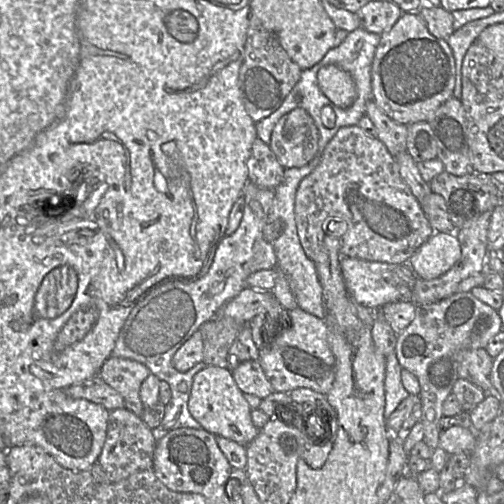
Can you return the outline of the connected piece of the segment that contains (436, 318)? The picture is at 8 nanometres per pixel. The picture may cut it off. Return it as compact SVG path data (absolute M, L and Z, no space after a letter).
M471 291L456 293L437 303L421 305L416 308L416 315L407 328L398 335L396 341L396 355L402 367L414 374L420 384L420 399L422 403L421 422L424 428L425 442L432 450L439 446L439 423L444 416L443 403L452 393L455 382L460 378L458 365L469 350L486 348L490 340L502 331L501 317L494 308L476 298Z

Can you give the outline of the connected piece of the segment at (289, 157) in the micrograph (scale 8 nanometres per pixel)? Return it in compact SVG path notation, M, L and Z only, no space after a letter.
M296 108L275 125L270 148L284 169L307 165L317 154L319 130L308 112Z

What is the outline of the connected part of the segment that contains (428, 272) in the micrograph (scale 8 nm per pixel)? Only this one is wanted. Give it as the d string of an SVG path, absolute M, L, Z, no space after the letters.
M435 232L412 255L408 265L420 279L431 280L449 271L461 257L461 246L455 233Z

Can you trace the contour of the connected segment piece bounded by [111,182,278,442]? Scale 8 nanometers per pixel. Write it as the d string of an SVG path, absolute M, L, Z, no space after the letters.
M248 182L242 194L244 207L240 226L232 235L222 238L206 275L190 283L178 280L163 281L147 290L120 331L111 355L144 364L152 374L170 386L171 399L165 405L164 418L158 427L151 429L157 442L176 428L201 428L189 412L188 400L194 375L207 365L201 361L186 372L179 372L172 363L175 352L203 323L216 317L227 302L247 287L246 280L249 275L260 270L277 268L274 246L267 242L263 235L274 194L275 190L263 189Z

